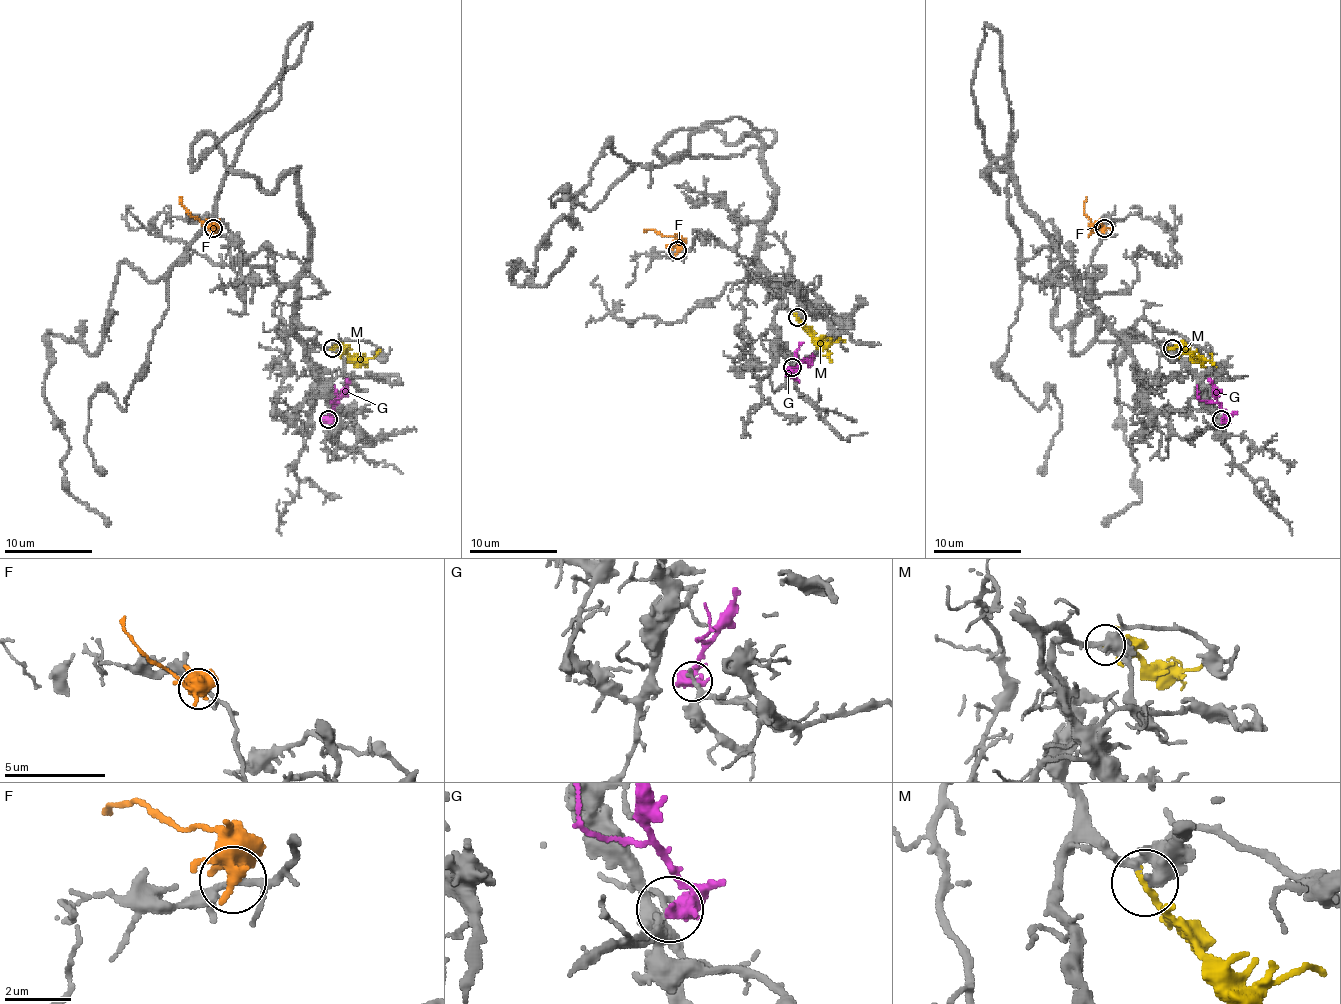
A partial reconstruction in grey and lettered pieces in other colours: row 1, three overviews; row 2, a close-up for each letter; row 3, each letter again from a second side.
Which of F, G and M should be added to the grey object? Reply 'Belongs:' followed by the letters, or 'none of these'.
Belongs: M

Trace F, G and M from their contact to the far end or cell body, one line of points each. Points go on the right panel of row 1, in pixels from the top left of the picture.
F: (1104, 228), (1093, 228), (1084, 214), (1086, 197)
G: (1221, 420), (1223, 409), (1212, 400), (1201, 400), (1197, 385)
M: (1172, 347), (1183, 347), (1199, 358), (1194, 356), (1197, 349)

